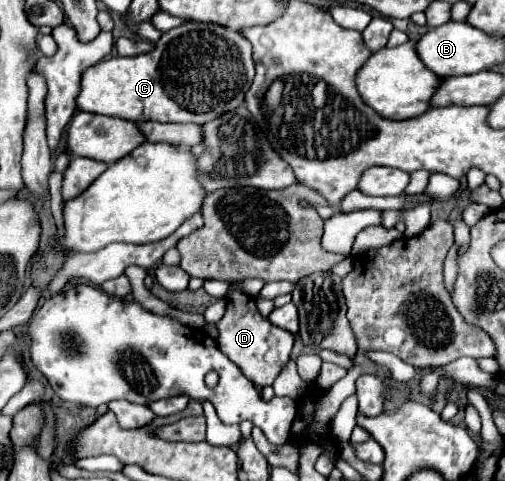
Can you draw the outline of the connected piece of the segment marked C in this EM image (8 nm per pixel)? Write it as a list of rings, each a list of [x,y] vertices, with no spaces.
[[[187,21],[187,25],[179,25],[179,27],[173,27],[169,29],[167,33],[161,35],[161,39],[155,43],[155,49],[149,51],[149,53],[143,53],[143,55],[135,55],[135,57],[111,57],[111,59],[105,59],[93,67],[89,67],[85,73],[83,73],[83,79],[81,79],[81,93],[77,97],[77,107],[81,111],[89,111],[89,113],[99,113],[99,115],[113,115],[113,117],[123,117],[123,119],[129,119],[129,121],[161,121],[161,123],[209,123],[217,117],[221,117],[225,111],[233,111],[237,109],[243,99],[245,99],[245,93],[249,91],[251,83],[253,83],[253,77],[255,77],[255,65],[253,65],[253,49],[251,49],[251,43],[239,33],[239,31],[233,31],[233,29],[227,29],[227,27],[221,27],[221,25],[215,25],[215,23],[197,23],[197,21]]]

